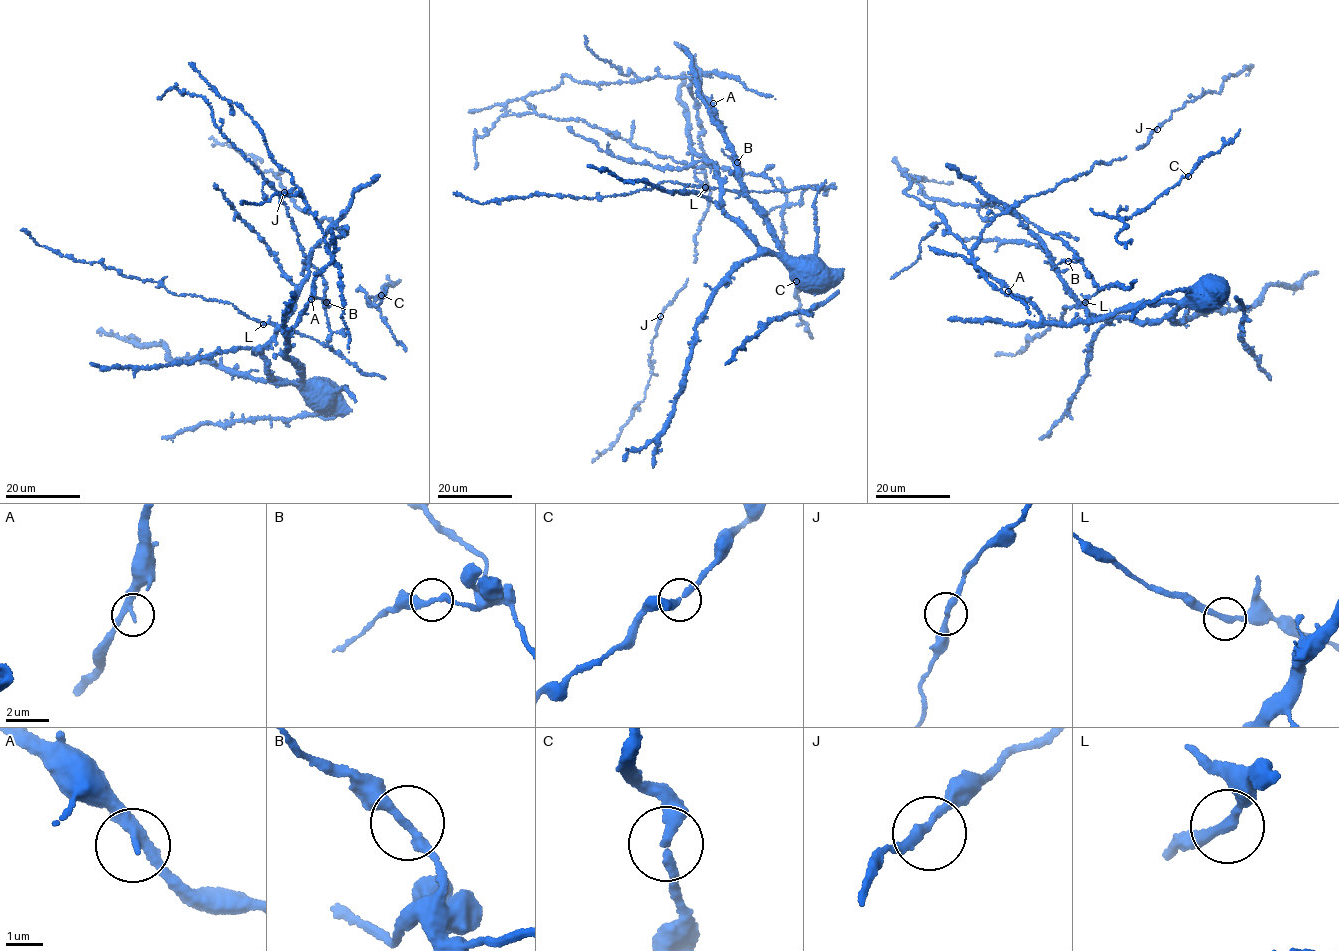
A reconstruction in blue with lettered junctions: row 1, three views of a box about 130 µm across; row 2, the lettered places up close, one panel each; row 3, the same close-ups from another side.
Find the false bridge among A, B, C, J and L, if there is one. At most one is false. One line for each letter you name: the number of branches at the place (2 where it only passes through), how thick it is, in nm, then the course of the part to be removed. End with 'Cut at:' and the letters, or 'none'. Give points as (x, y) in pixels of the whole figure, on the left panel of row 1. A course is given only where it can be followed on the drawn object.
Cut at: none

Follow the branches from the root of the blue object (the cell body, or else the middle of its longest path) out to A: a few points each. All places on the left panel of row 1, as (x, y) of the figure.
A: (321, 398), (313, 387), (304, 384), (299, 365), (285, 355), (298, 317), (311, 299)

